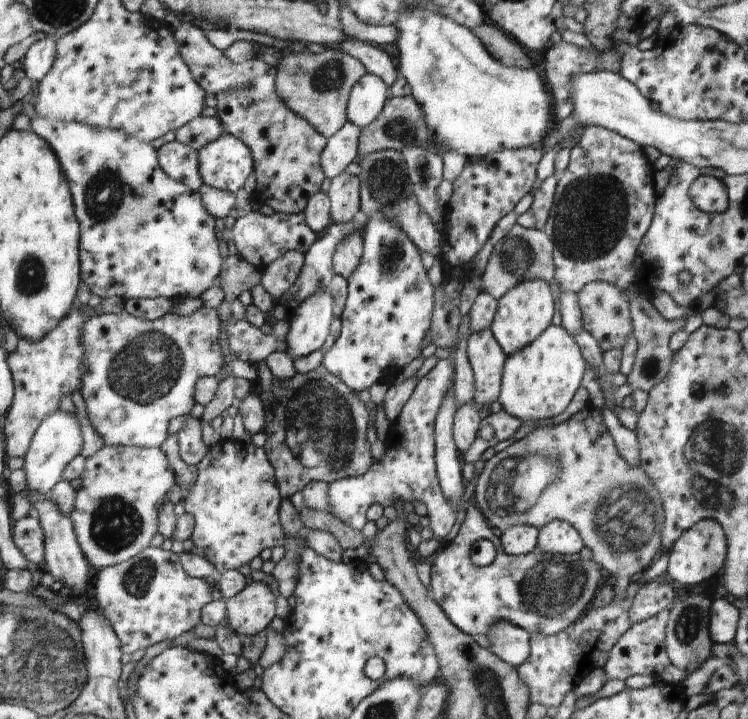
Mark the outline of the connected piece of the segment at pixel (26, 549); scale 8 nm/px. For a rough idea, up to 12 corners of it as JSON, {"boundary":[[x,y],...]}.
{"boundary":[[41,517],[16,522],[14,540],[30,563],[47,562]]}

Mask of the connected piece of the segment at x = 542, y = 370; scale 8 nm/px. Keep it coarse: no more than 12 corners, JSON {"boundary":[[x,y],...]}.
{"boundary":[[551,324],[507,355],[498,402],[523,422],[552,418],[586,365]]}

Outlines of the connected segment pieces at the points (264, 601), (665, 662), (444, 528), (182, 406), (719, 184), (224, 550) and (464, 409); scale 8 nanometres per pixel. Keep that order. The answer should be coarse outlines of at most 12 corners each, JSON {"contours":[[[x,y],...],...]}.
{"contours":[[[252,580],[225,599],[226,623],[241,637],[268,629],[274,594]],[[669,609],[631,625],[610,650],[608,678],[662,674]],[[450,359],[419,378],[384,457],[327,483],[328,507],[361,531],[372,504],[426,505],[446,540],[456,512],[439,483],[435,423]],[[217,309],[84,326],[106,445],[158,448],[218,374]],[[700,175],[688,189],[705,213],[728,208],[724,183]],[[220,438],[185,496],[218,572],[285,546],[263,447]],[[475,401],[454,415],[453,439],[465,453],[475,442],[483,418]]]}

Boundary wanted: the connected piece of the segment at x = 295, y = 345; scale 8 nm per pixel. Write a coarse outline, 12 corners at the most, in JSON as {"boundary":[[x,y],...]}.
{"boundary":[[330,292],[301,302],[289,321],[292,360],[319,351],[334,320]]}

